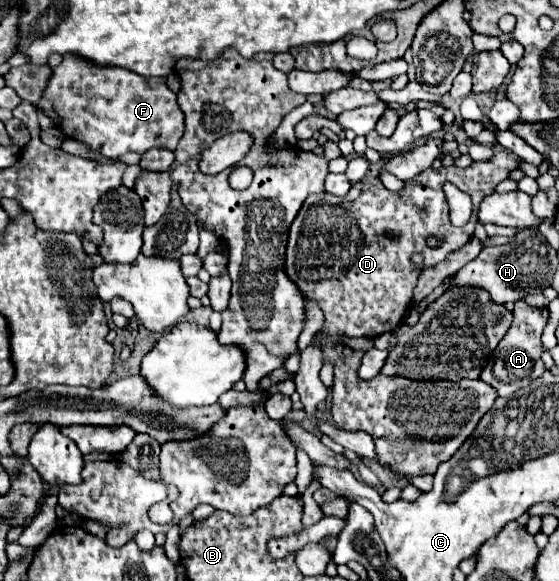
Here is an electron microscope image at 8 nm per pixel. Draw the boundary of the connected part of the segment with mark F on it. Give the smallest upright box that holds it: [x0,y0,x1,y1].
[38,54,184,158]

